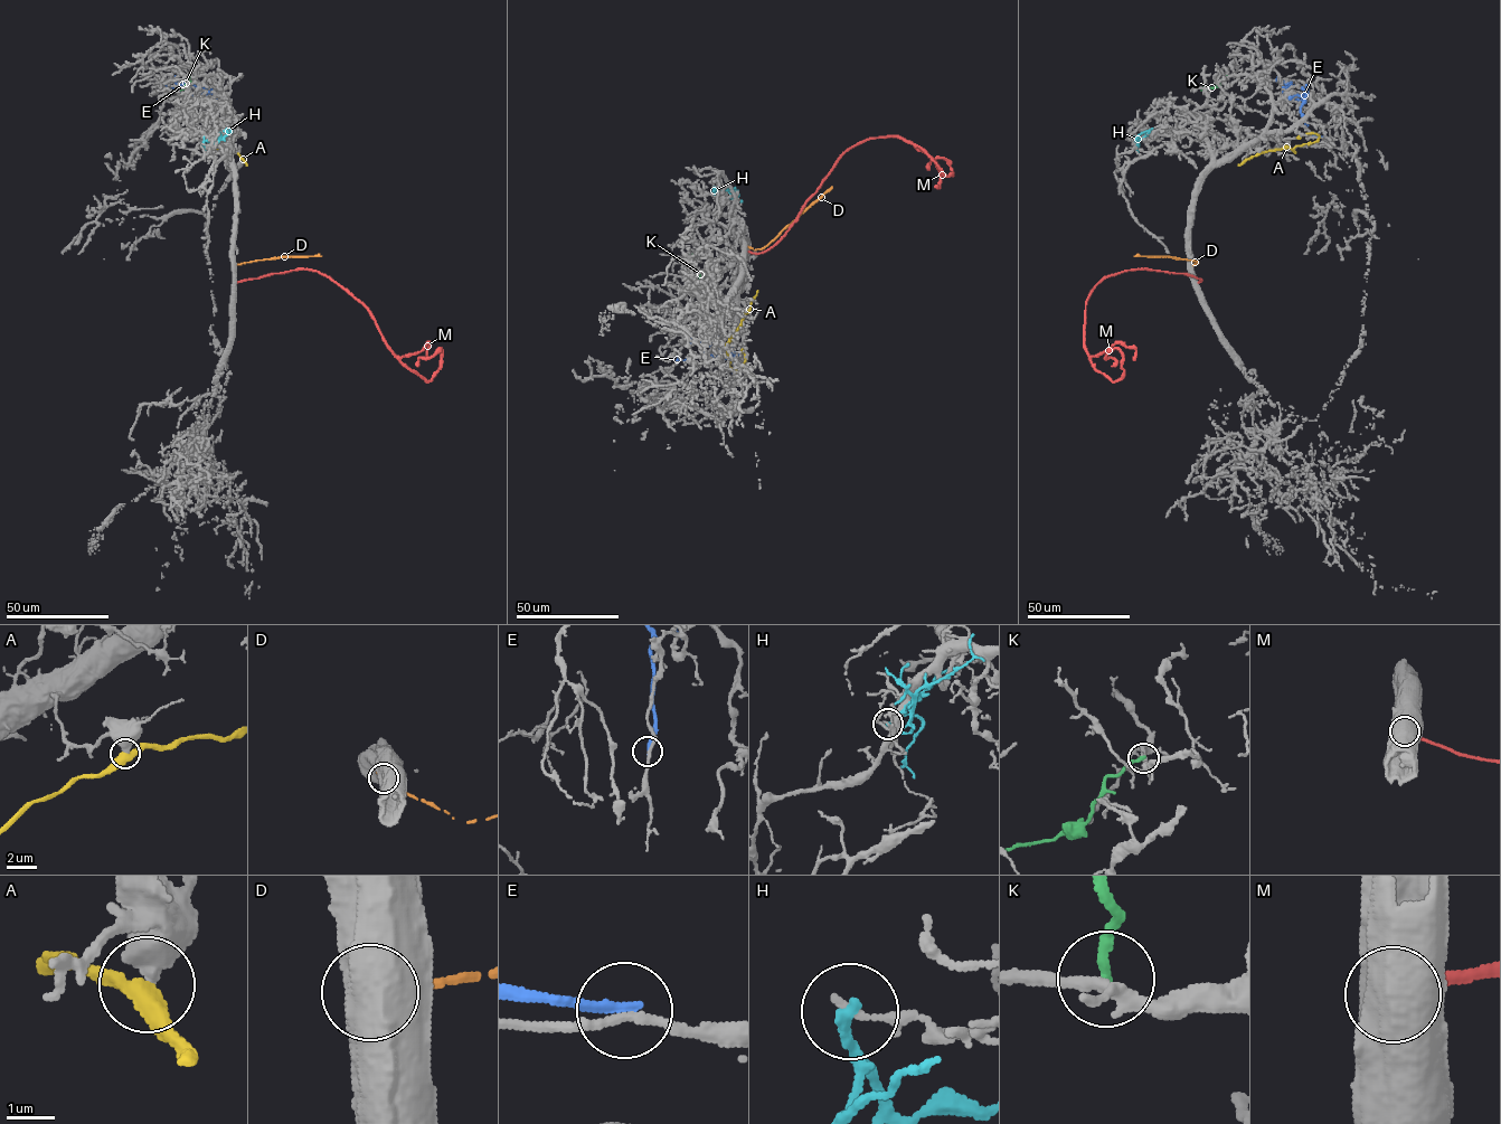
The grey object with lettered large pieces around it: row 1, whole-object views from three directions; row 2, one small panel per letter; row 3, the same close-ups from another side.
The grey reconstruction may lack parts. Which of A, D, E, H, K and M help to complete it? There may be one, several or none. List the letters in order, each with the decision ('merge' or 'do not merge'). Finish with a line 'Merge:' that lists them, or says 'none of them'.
A: do not merge
D: do not merge
E: do not merge
H: do not merge
K: do not merge
M: do not merge
Merge: none of them

